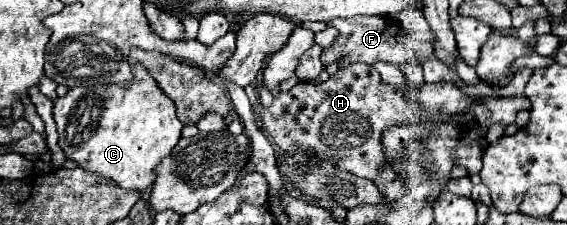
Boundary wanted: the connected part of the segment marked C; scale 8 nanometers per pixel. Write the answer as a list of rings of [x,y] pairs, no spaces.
[[[134,64],[132,82],[122,84],[96,84],[96,86],[76,86],[70,88],[64,98],[54,102],[54,120],[58,128],[58,144],[64,156],[84,168],[90,174],[98,174],[102,178],[110,178],[116,186],[130,192],[144,192],[154,184],[154,168],[166,154],[172,152],[176,142],[180,140],[180,132],[184,124],[176,116],[174,102],[158,90],[156,80],[148,74],[142,64]]]

